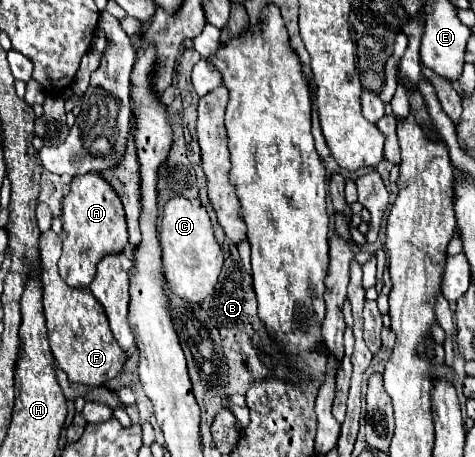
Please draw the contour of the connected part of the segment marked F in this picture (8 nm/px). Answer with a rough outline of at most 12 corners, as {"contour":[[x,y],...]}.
{"contour":[[40,234],[42,304],[54,360],[72,382],[122,372],[106,314],[58,271],[62,240]]}

